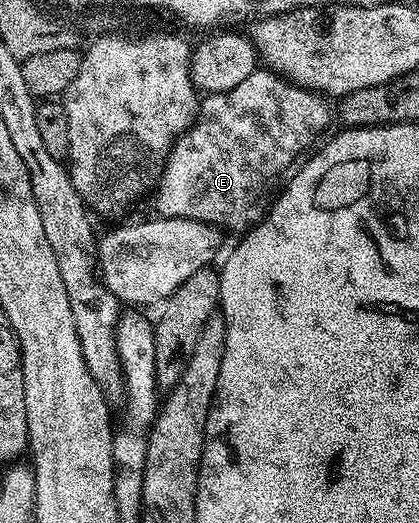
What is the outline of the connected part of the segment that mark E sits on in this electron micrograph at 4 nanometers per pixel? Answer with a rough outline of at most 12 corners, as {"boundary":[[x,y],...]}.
{"boundary":[[270,70],[204,95],[155,212],[234,234],[333,120]]}

